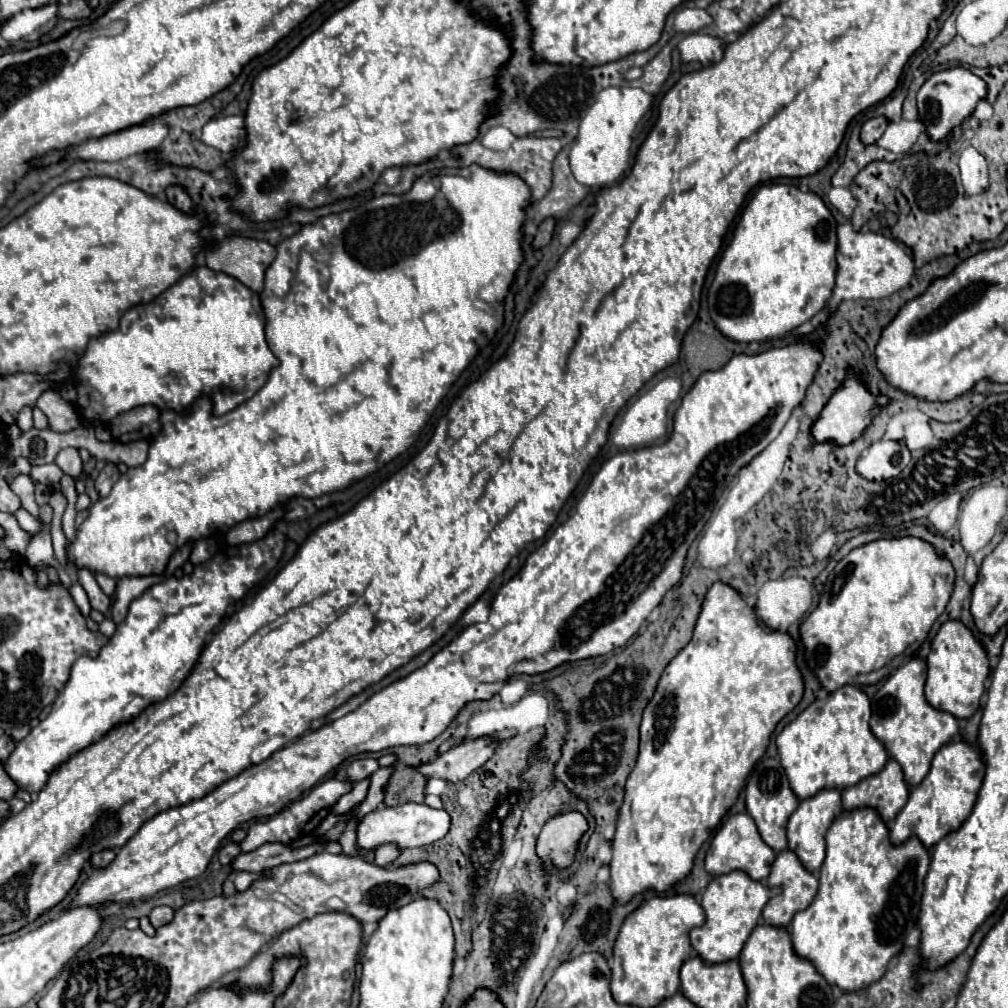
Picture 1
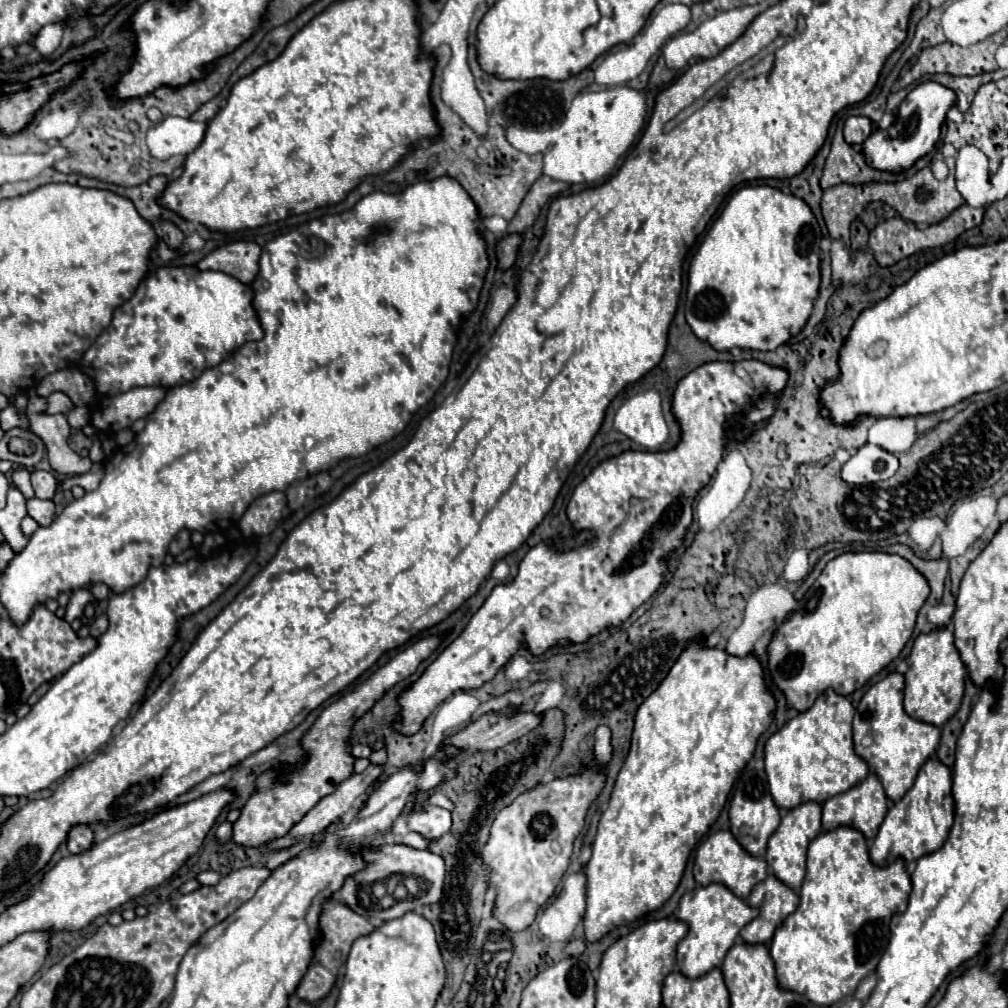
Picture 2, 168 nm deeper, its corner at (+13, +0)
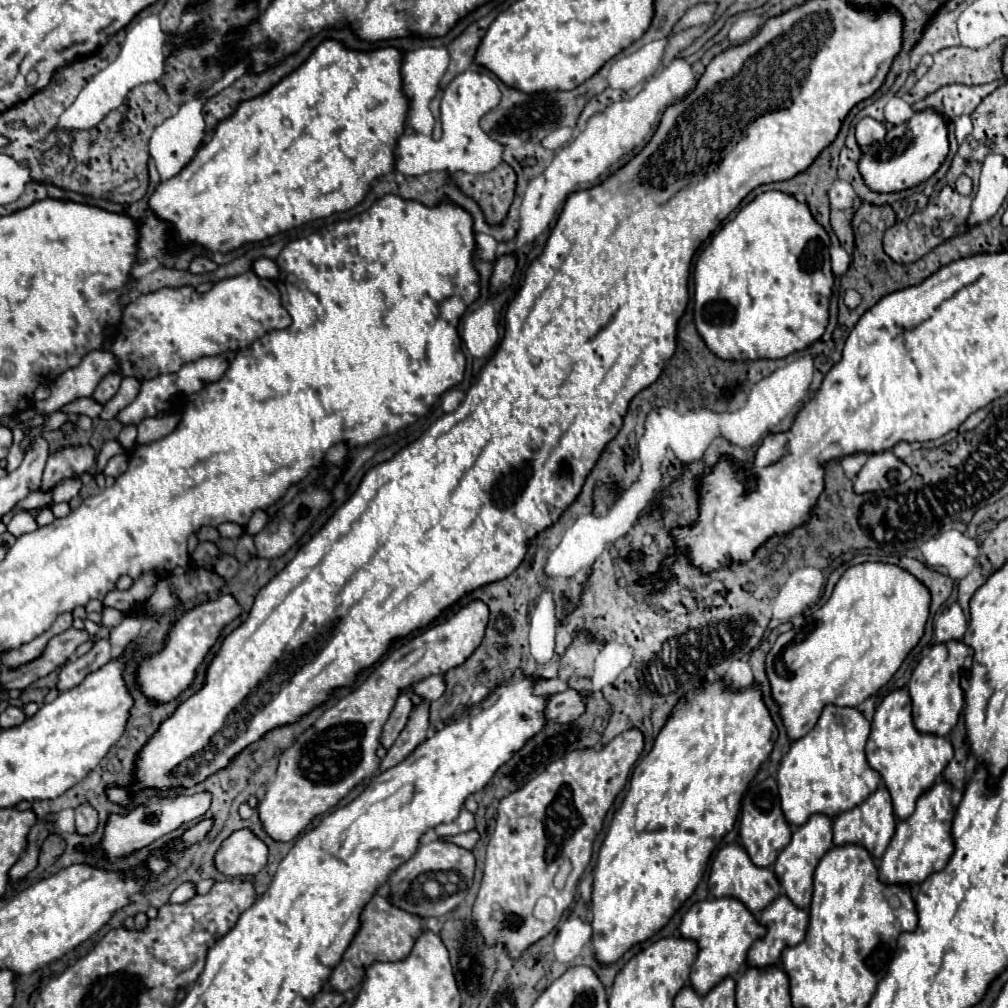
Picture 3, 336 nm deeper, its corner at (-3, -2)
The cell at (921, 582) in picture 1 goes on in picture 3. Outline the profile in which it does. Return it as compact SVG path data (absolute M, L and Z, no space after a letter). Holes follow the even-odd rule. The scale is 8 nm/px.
M866 562L848 568L838 580L830 600L810 614L800 630L780 634L772 650L766 654L766 676L770 694L778 706L778 714L790 740L806 736L826 704L856 708L868 696L876 694L900 668L908 652L918 644L928 620L930 592L912 574L894 564Z

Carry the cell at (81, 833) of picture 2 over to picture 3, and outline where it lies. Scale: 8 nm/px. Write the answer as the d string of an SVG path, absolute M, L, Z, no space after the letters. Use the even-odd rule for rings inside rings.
M84 802L76 808L76 832L78 834L92 834L98 826L98 812L92 808L92 804Z

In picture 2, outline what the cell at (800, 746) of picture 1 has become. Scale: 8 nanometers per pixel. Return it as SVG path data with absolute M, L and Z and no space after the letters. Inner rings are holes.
M826 690L822 696L818 696L812 708L798 712L768 738L764 748L768 786L774 802L782 810L790 810L792 806L810 800L822 804L830 796L850 790L868 776L868 764L854 752L854 712L856 710L846 696L840 696L834 690Z

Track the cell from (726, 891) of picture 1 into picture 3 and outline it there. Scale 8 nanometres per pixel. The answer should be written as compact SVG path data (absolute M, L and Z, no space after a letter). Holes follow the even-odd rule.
M712 898L704 902L692 904L688 914L680 922L682 938L694 940L698 944L698 956L690 972L692 988L704 996L708 994L720 980L738 974L746 964L748 948L764 936L766 926L762 926L754 914L746 910L746 906L736 898Z

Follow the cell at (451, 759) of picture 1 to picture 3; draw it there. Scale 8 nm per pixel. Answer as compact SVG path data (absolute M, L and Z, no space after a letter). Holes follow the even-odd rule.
M568 688L566 692L560 694L552 694L546 706L546 718L558 720L558 722L572 722L578 716L582 716L586 710L586 696L578 690Z

